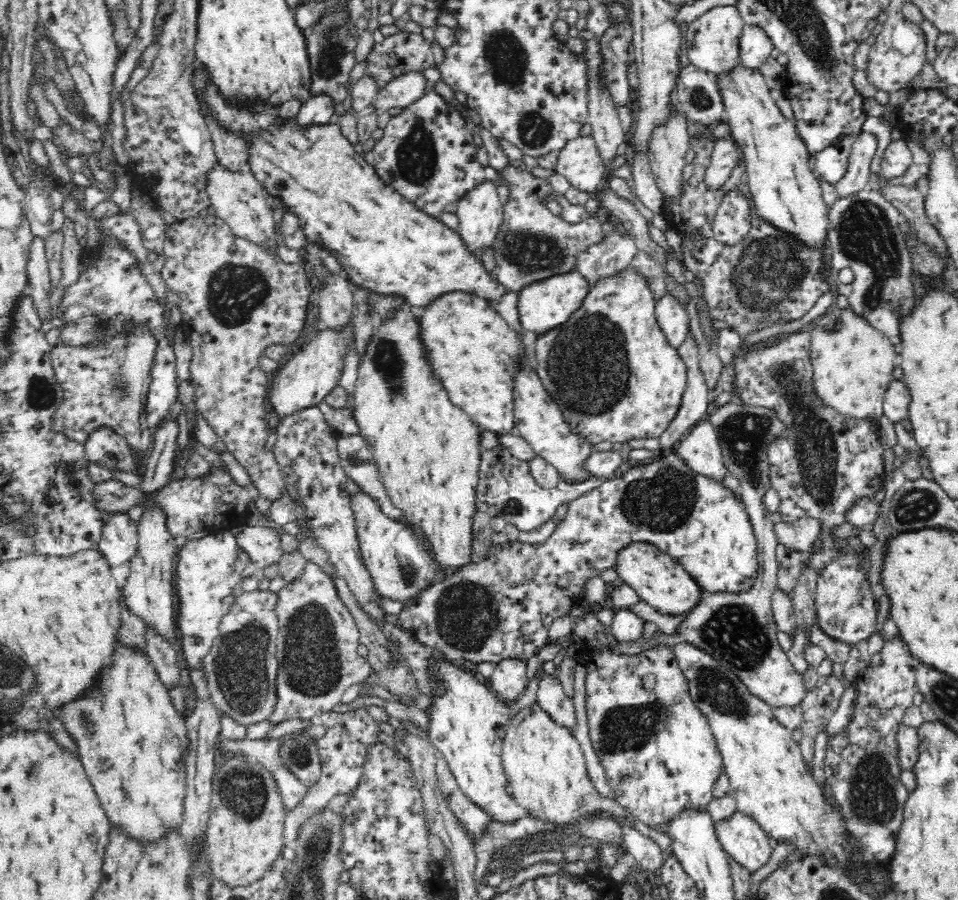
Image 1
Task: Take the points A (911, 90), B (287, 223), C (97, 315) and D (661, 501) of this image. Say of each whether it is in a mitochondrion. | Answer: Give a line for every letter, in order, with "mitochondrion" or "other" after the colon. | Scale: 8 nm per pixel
A: other
B: other
C: mitochondrion
D: mitochondrion

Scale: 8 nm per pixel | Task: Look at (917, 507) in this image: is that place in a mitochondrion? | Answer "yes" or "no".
yes

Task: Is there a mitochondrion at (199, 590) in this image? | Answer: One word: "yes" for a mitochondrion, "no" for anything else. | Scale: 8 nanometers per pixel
no

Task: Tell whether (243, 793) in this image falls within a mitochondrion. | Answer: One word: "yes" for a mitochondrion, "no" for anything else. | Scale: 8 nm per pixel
yes

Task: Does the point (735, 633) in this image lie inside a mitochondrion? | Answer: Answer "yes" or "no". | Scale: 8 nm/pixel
yes

